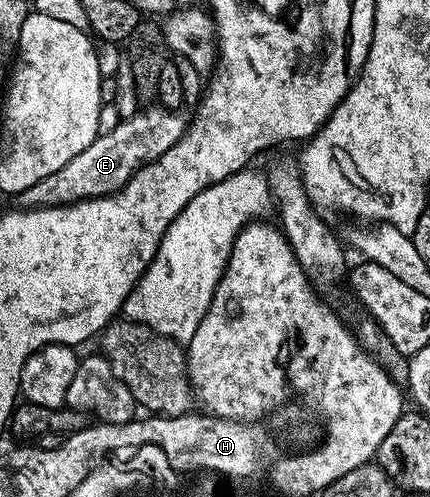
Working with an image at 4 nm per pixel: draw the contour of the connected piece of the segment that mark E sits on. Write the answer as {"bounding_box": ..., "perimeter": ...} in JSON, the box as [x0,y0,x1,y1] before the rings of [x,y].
{"bounding_box":[17,104,188,208],"perimeter":[[[158,104],[139,108],[135,115],[120,120],[113,131],[95,138],[85,152],[77,152],[65,168],[57,168],[53,176],[45,176],[45,180],[21,192],[17,196],[18,205],[23,208],[67,206],[84,198],[103,198],[107,194],[115,194],[140,168],[165,156],[165,152],[181,140],[188,123],[183,116],[178,110],[167,110]]]}

